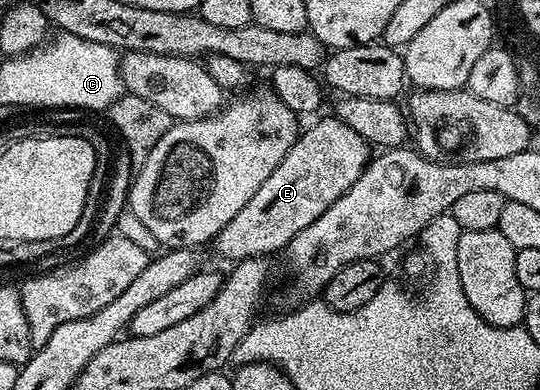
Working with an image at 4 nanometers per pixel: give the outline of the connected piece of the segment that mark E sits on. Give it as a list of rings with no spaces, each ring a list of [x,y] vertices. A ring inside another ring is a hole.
[[[329,115],[323,121],[316,122],[307,133],[305,130],[299,136],[296,144],[288,151],[288,155],[284,155],[280,167],[276,167],[276,171],[272,171],[272,175],[264,179],[256,195],[253,195],[252,199],[237,212],[236,217],[220,230],[212,241],[213,247],[218,248],[219,255],[227,257],[230,263],[242,262],[250,258],[265,258],[268,253],[274,253],[277,249],[278,252],[285,250],[294,236],[300,234],[300,231],[310,223],[315,223],[316,219],[319,219],[320,215],[336,202],[336,199],[340,199],[360,179],[371,158],[370,142],[365,141],[356,131],[352,131],[352,127],[348,127],[339,117]]]

